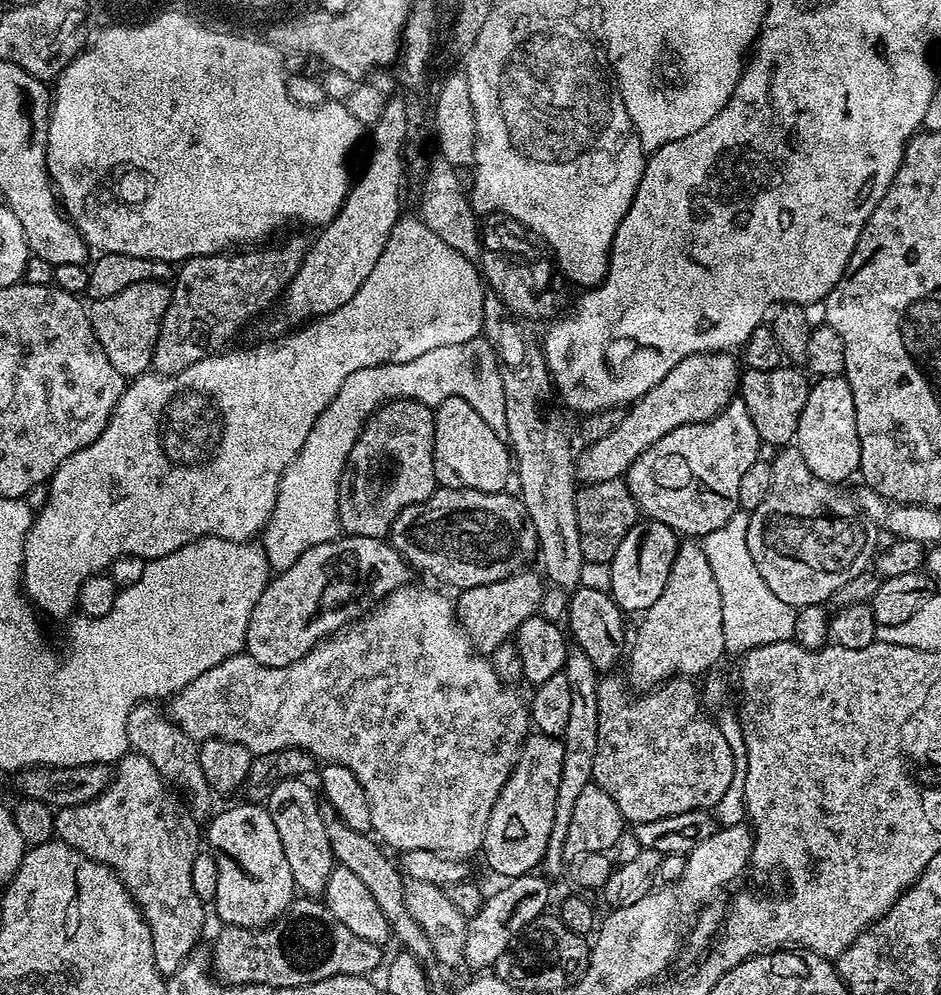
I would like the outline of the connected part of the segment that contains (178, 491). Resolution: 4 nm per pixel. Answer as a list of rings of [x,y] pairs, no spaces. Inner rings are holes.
[[[401,215],[399,227],[398,236],[404,239],[400,244],[400,252],[405,256],[405,260],[394,261],[392,268],[388,269],[386,269],[384,260],[377,262],[372,271],[372,292],[368,292],[367,287],[360,288],[358,294],[354,294],[354,298],[350,298],[350,302],[346,302],[346,306],[338,306],[338,310],[287,333],[292,338],[292,352],[288,352],[288,356],[292,356],[292,372],[296,372],[296,368],[300,368],[300,372],[304,372],[304,376],[284,376],[284,364],[280,364],[280,356],[284,356],[284,343],[277,339],[272,344],[260,344],[257,348],[236,348],[233,352],[221,351],[219,354],[213,354],[194,362],[194,366],[173,376],[159,374],[138,376],[125,387],[118,406],[114,406],[112,416],[108,419],[106,430],[102,430],[102,434],[98,434],[98,438],[94,442],[90,442],[90,446],[70,454],[70,458],[66,458],[66,462],[62,462],[56,467],[50,477],[50,483],[47,485],[47,488],[49,487],[48,501],[38,508],[30,530],[26,534],[22,591],[41,613],[44,611],[48,616],[69,615],[68,617],[71,617],[73,615],[72,607],[75,606],[76,599],[79,598],[80,591],[84,588],[84,583],[91,576],[98,575],[103,568],[110,567],[119,556],[141,556],[141,561],[147,562],[170,554],[190,542],[202,539],[203,536],[217,536],[227,540],[245,542],[259,537],[272,516],[274,502],[278,498],[278,486],[284,477],[284,471],[289,468],[292,459],[302,450],[302,446],[306,442],[306,434],[310,434],[311,428],[284,428],[284,420],[288,420],[288,424],[292,424],[292,420],[296,420],[296,416],[292,416],[292,408],[316,408],[316,404],[320,404],[321,410],[326,410],[326,406],[330,406],[330,402],[334,398],[332,392],[338,394],[338,390],[342,390],[342,382],[346,382],[346,378],[350,374],[354,374],[354,370],[366,370],[370,366],[378,366],[379,364],[410,362],[410,358],[417,353],[447,345],[462,344],[483,333],[483,298],[486,288],[484,282],[482,286],[478,272],[474,268],[476,266],[471,261],[467,261],[458,250],[448,248],[446,243],[437,240],[434,230],[430,230],[430,227],[426,226],[426,222],[419,215]],[[439,255],[448,255],[448,260],[436,264],[440,260]],[[308,348],[312,348],[312,364],[308,364]],[[300,380],[304,380],[304,396],[300,396]]]

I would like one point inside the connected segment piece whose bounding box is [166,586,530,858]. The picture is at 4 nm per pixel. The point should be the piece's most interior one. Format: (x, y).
(400, 697)

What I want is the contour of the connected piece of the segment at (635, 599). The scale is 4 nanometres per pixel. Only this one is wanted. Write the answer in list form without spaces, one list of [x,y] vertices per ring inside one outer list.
[[[641,519],[618,542],[608,568],[610,595],[621,612],[643,614],[654,602],[658,602],[662,590],[666,590],[666,578],[670,578],[670,566],[674,566],[678,533],[657,520]]]

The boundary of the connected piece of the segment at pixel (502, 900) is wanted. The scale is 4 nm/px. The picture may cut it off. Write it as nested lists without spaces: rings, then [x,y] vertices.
[[[529,874],[526,876],[517,876],[509,879],[508,884],[501,892],[496,892],[493,896],[489,895],[485,899],[481,909],[476,914],[468,917],[468,929],[466,930],[466,950],[464,951],[463,963],[469,964],[472,970],[488,970],[496,963],[496,959],[502,953],[509,951],[513,947],[514,941],[524,931],[524,927],[532,920],[545,915],[548,904],[548,884],[549,881],[540,874]]]

